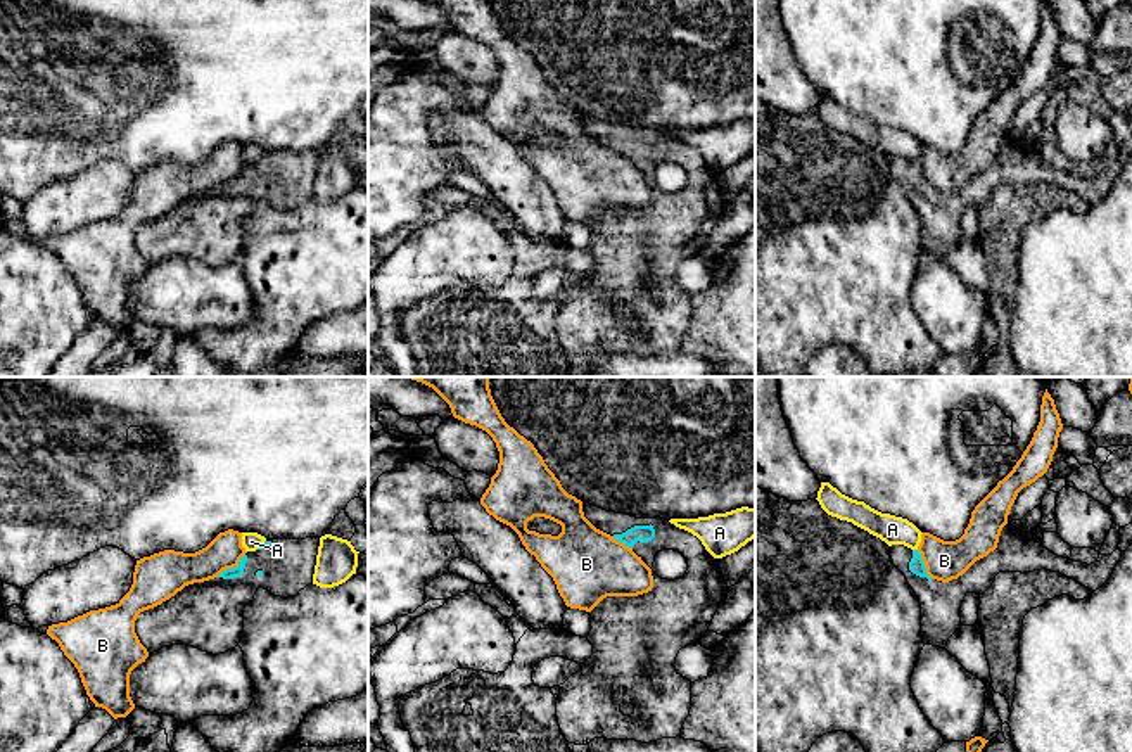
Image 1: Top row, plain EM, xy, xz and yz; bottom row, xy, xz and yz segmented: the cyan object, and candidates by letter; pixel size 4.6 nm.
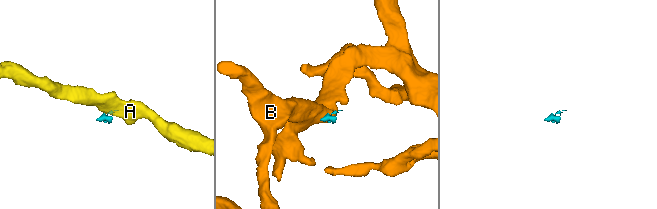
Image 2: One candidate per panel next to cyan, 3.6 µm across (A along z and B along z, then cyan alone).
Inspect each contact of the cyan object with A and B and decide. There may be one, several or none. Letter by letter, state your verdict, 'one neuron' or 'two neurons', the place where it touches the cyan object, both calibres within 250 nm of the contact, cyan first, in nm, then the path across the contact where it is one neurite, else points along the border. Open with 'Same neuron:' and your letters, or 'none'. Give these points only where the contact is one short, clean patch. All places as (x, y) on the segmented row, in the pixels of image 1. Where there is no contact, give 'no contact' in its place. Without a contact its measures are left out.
Same neuron: none
A: two neurons; meets cyan in yz at (915, 550); 80 nm thick on the cyan side, 130 nm on the other; border along yz (913, 548), (916, 550)
B: two neurons; meets cyan in xy at (234, 567); 50 nm thick on the cyan side, 160 nm on the other; border along xy (244, 554), (235, 566), (223, 569), (216, 576)

